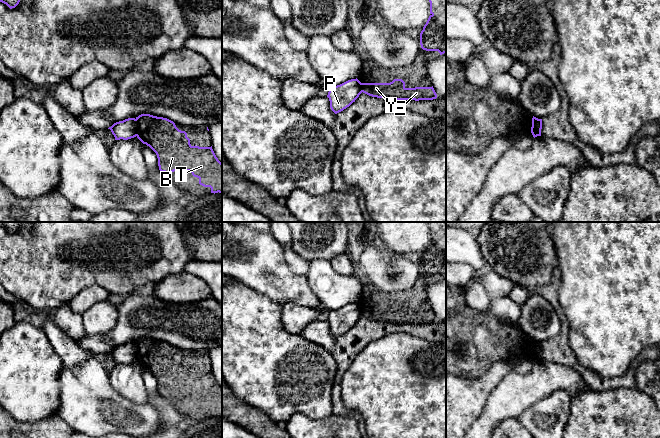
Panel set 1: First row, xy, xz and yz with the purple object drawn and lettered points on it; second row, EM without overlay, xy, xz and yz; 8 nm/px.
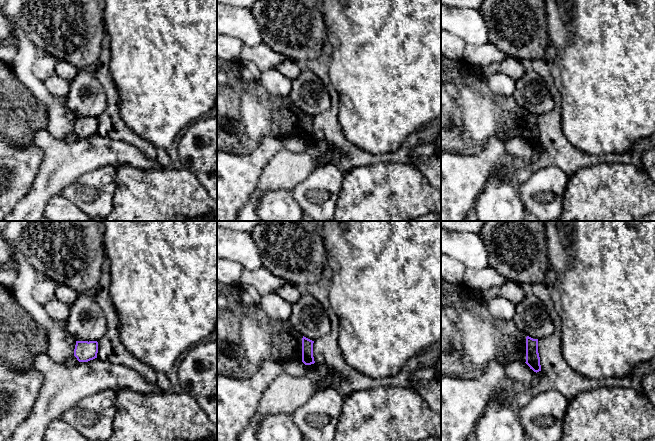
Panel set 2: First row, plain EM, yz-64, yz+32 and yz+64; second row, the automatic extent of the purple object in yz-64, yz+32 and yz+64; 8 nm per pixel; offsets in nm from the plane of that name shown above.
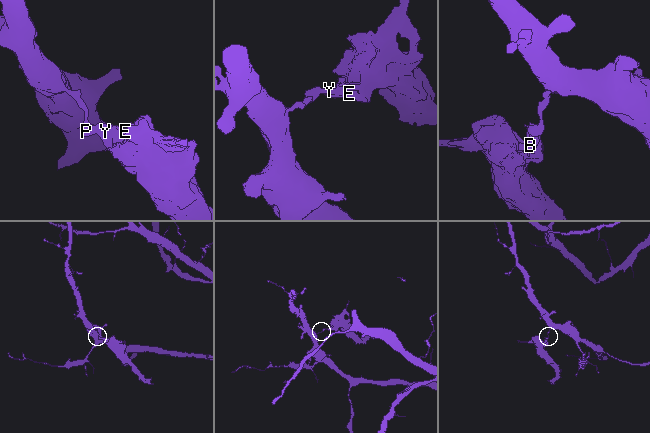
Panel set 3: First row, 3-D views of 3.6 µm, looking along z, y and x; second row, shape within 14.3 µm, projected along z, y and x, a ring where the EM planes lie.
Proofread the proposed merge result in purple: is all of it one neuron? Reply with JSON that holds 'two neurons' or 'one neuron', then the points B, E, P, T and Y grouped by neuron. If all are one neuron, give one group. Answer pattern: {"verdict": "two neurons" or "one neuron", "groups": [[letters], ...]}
{"verdict": "two neurons", "groups": [["B", "E", "T", "Y"], ["P"]]}

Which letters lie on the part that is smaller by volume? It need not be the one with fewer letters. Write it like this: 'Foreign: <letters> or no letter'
Foreign: B, E, T, Y

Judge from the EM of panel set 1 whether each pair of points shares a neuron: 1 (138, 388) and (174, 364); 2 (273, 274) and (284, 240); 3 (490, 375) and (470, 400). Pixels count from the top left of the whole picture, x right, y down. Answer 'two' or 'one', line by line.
1: two
2: two
3: one

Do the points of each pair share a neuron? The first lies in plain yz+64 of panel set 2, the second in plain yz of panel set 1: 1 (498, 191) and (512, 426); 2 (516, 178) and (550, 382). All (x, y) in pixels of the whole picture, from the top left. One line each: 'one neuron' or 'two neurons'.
1: one neuron
2: one neuron

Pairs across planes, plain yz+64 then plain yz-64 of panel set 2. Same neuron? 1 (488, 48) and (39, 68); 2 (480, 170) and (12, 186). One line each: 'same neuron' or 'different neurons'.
1: same neuron
2: same neuron

